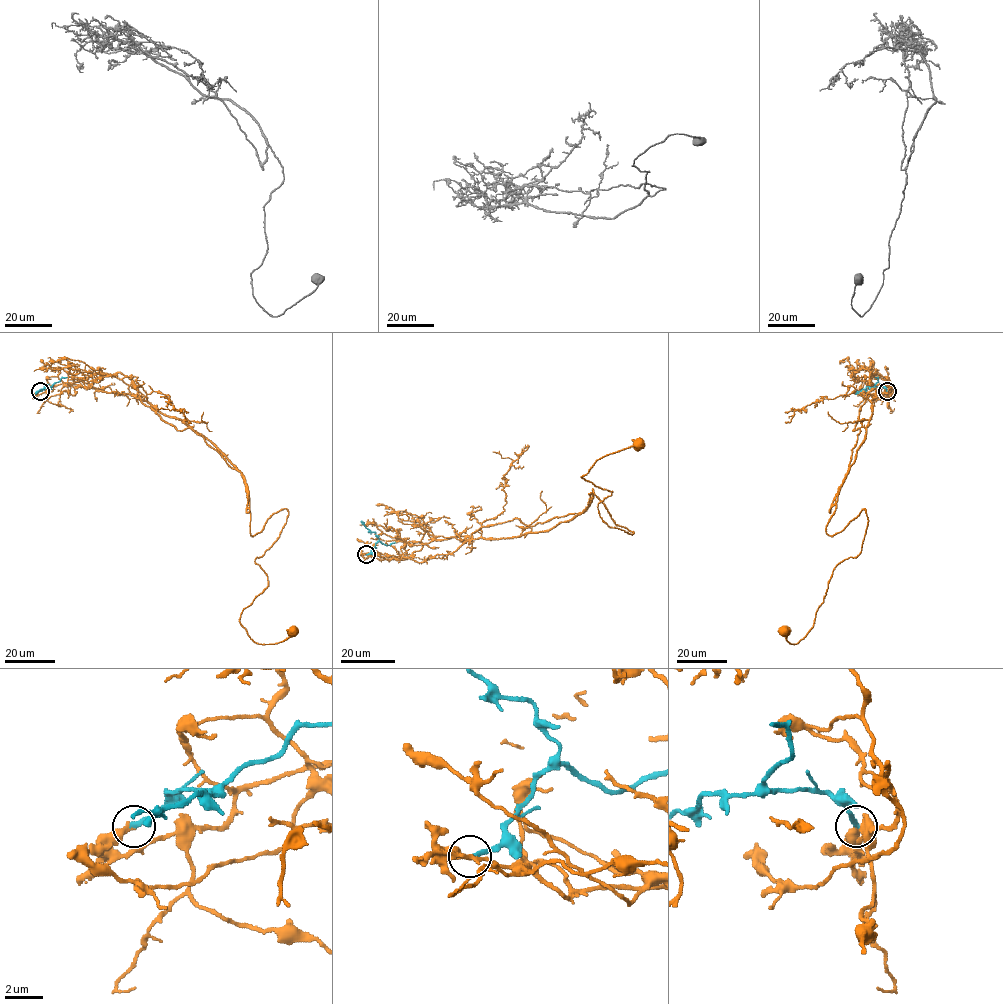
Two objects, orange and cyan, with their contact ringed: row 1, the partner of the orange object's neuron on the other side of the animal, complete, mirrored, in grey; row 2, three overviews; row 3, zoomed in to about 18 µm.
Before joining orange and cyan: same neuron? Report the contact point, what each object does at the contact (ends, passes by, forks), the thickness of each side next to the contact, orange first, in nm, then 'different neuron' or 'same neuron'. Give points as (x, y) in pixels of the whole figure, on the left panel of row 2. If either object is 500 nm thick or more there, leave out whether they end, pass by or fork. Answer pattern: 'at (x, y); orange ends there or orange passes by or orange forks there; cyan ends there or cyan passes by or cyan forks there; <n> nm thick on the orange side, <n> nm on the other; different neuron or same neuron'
at (40, 391); orange ends there; cyan ends there; 320 nm thick on the orange side, 240 nm on the other; same neuron

